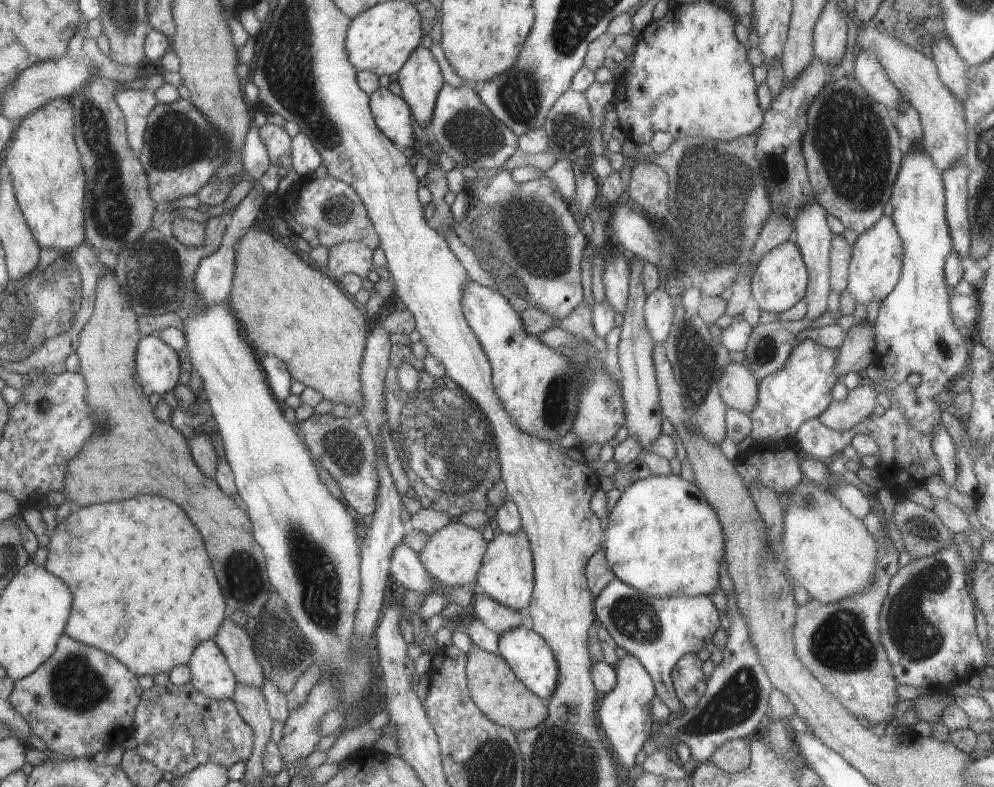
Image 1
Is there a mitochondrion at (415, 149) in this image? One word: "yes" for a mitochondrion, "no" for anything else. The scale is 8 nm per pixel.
no

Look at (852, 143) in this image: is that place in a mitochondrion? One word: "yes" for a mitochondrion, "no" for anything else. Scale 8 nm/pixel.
yes

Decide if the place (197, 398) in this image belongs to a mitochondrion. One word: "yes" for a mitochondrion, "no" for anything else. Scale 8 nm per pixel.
no

